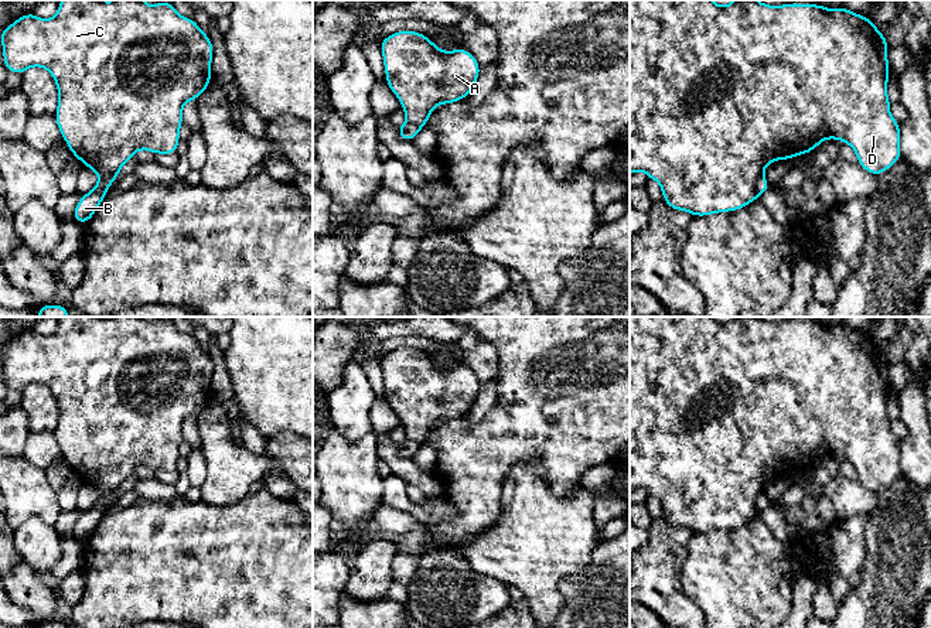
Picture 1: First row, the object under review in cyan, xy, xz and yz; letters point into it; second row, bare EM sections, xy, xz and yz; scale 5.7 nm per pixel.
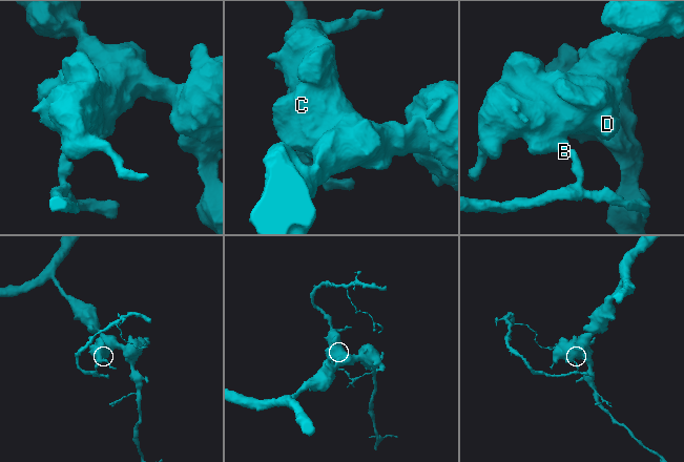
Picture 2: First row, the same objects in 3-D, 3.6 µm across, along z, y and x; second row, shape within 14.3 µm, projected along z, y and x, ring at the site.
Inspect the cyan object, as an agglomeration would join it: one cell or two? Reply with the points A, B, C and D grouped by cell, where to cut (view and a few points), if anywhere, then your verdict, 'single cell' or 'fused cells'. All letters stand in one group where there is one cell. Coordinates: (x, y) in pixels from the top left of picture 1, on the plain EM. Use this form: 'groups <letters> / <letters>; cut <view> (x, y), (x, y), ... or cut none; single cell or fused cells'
groups A C D / B; cut yz (761, 492), (756, 501), (756, 515); fused cells

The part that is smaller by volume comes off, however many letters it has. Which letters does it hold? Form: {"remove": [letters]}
{"remove": ["B"]}

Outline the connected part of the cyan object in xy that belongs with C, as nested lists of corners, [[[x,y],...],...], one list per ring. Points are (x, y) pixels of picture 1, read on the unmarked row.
[[[62,317],[52,335],[24,331],[0,348],[0,358],[7,389],[23,392],[31,383],[41,383],[51,390],[58,405],[55,440],[68,465],[110,501],[137,467],[177,471],[183,423],[211,402],[214,362],[195,337],[180,332],[171,318],[149,322],[143,317]]]

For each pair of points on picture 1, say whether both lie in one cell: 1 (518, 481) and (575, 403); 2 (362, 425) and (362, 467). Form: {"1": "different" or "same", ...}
{"1": "different", "2": "different"}

